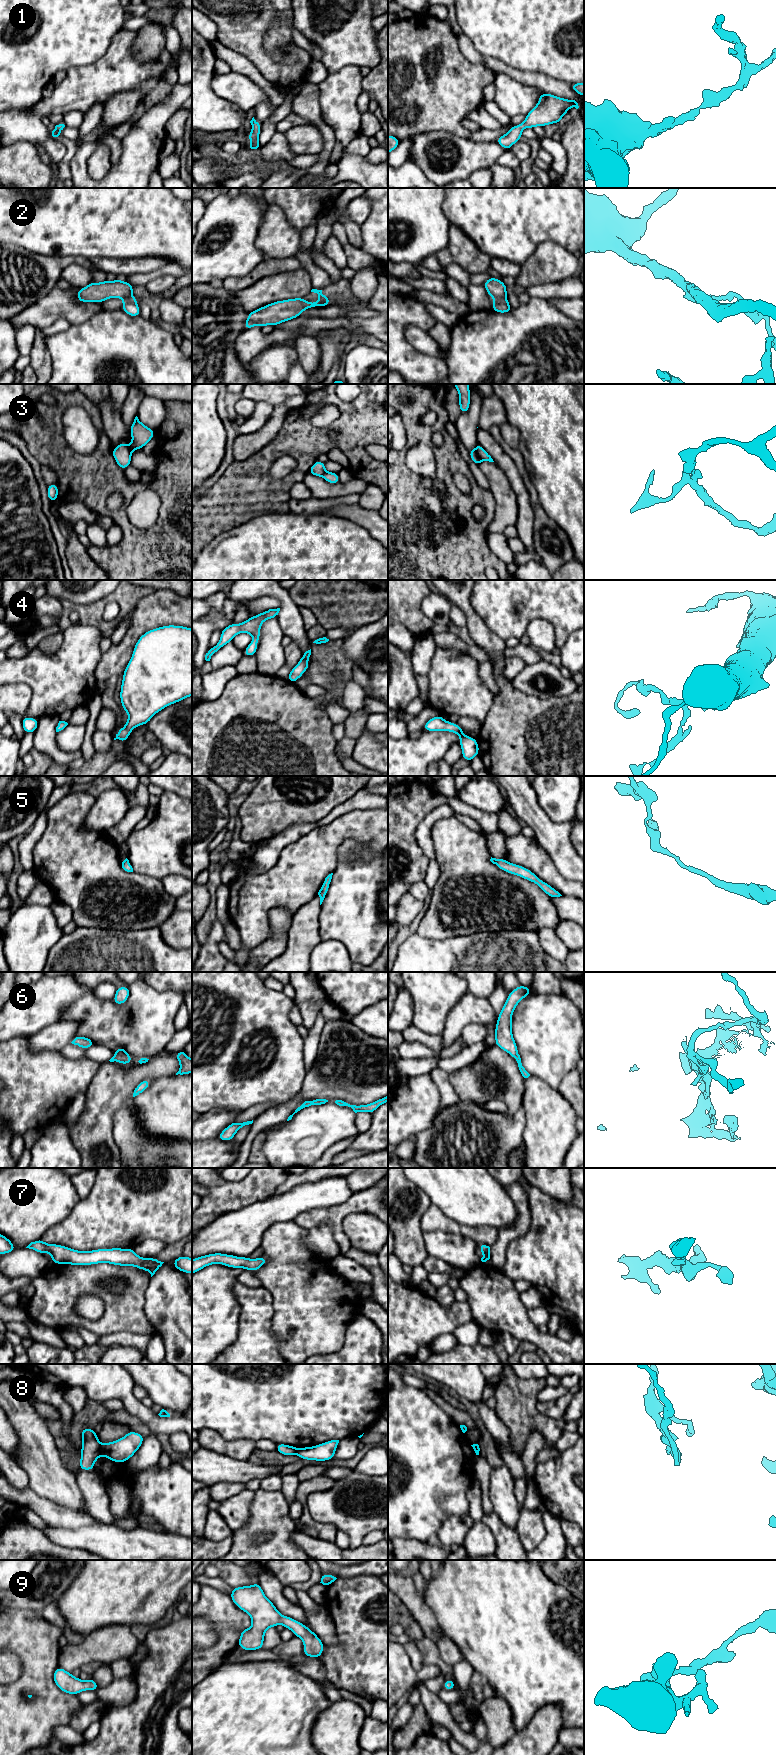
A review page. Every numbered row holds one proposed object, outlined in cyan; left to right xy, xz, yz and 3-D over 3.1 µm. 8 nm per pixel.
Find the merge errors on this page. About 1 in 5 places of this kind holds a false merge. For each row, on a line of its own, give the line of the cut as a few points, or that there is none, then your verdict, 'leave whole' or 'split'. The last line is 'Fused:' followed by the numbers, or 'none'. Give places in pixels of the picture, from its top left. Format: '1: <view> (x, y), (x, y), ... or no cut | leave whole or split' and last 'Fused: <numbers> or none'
1: no cut | leave whole
2: yz (493, 296), (497, 298), (505, 297) | split
3: yz (475, 448), (482, 460) | split
4: no cut | leave whole
5: no cut | leave whole
6: no cut | leave whole
7: no cut | leave whole
8: xy (102, 1444), (100, 1452) | split
9: no cut | leave whole
Fused: 2, 3, 8

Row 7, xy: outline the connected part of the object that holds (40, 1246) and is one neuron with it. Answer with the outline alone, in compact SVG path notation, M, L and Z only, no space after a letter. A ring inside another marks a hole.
M42 1239L31 1242L26 1248L35 1250L41 1254L49 1252L51 1260L56 1264L92 1265L108 1263L118 1266L134 1266L141 1270L147 1270L151 1277L164 1262L156 1258L142 1258L133 1248L96 1249L92 1251L78 1251L58 1244L47 1244Z

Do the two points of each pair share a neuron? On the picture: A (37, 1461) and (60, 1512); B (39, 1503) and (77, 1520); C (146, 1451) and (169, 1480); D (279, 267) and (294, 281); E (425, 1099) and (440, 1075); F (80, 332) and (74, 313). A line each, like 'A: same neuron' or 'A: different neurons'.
A: different neurons
B: same neuron
C: different neurons
D: different neurons
E: different neurons
F: different neurons

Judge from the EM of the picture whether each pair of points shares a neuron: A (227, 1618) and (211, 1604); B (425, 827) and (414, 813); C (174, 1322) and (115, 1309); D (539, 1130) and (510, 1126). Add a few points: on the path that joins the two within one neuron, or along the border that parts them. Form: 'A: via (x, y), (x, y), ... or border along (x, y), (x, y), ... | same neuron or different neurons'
A: via (223, 1614), (215, 1606) | same neuron
B: border along (438, 806), (417, 826), (417, 844) | different neurons
C: border along (144, 1293), (144, 1315), (156, 1332) | different neurons
D: border along (522, 1106), (525, 1112), (525, 1126), (521, 1143) | different neurons

